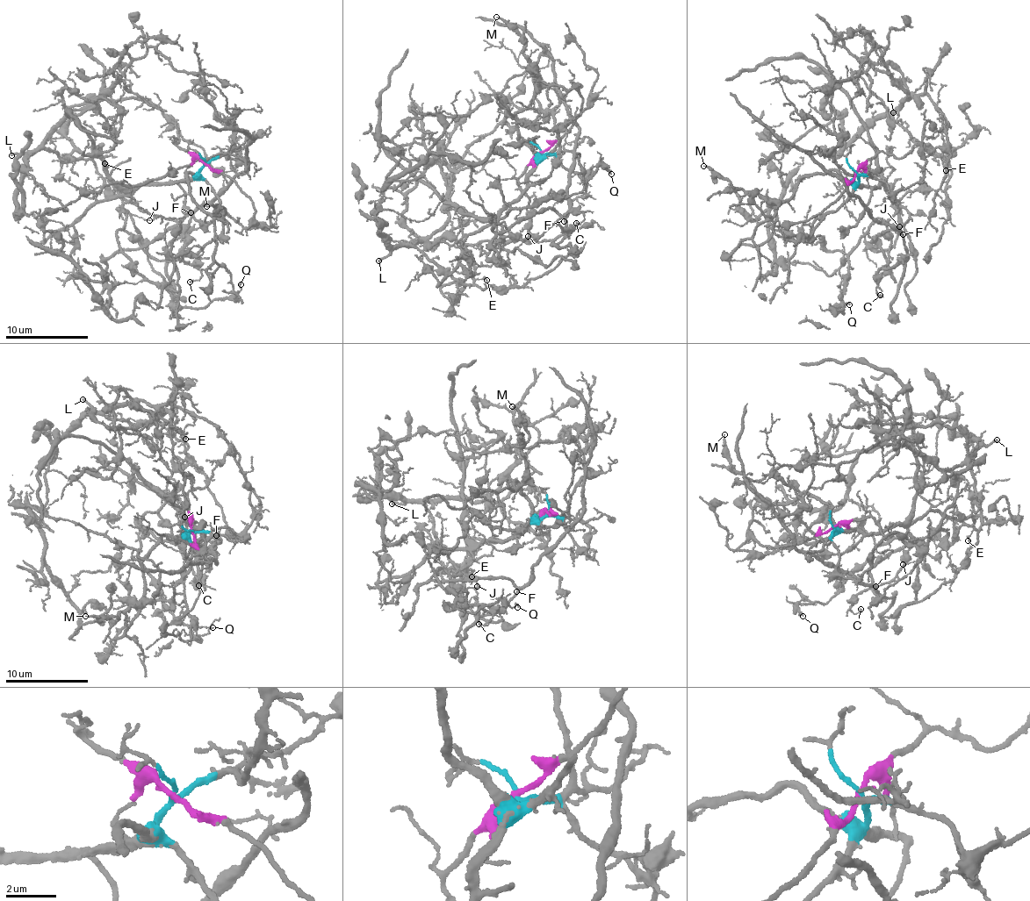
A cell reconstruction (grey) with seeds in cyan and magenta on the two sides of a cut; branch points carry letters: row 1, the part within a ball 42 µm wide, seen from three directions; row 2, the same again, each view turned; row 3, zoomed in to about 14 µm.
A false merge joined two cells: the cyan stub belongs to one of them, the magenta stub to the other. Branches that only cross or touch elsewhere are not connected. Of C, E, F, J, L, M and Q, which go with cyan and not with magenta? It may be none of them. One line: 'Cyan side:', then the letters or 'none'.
Cyan side: C, F, J, M, Q

